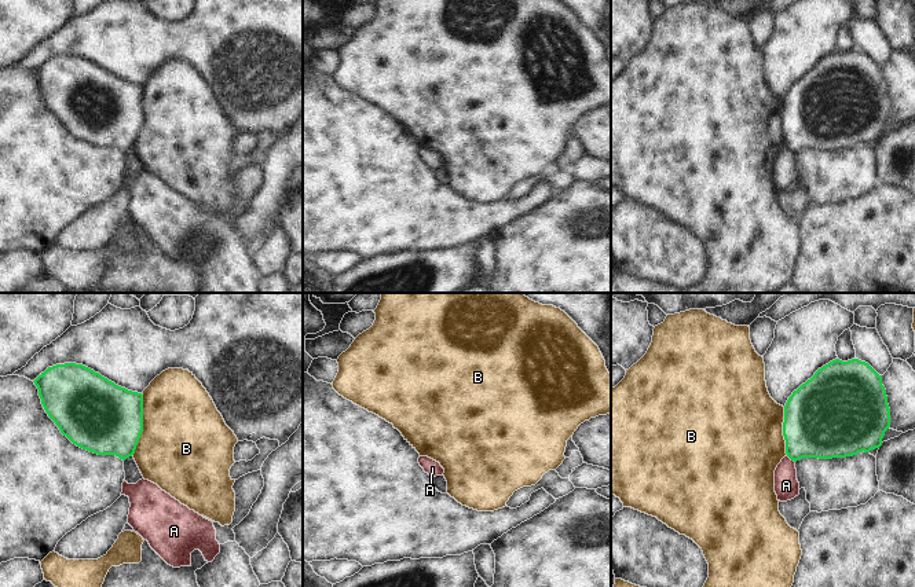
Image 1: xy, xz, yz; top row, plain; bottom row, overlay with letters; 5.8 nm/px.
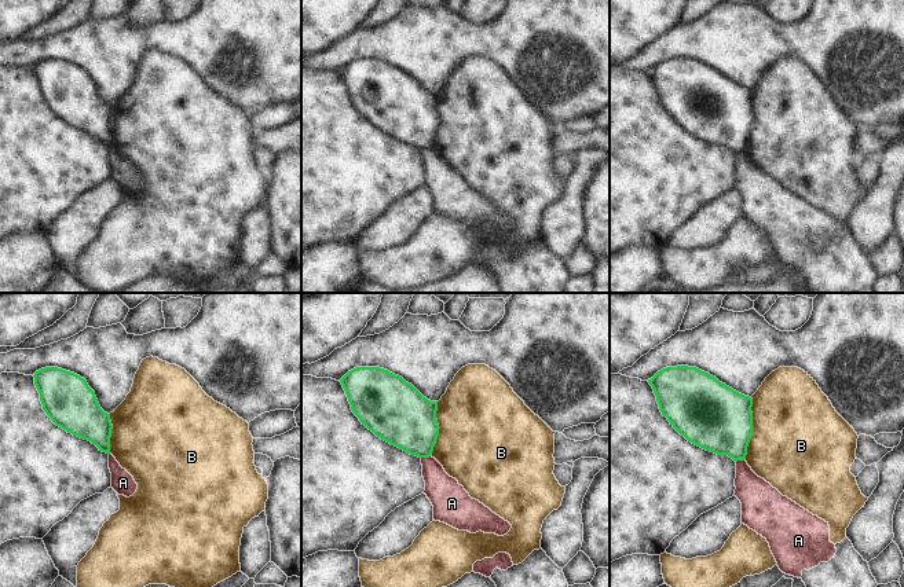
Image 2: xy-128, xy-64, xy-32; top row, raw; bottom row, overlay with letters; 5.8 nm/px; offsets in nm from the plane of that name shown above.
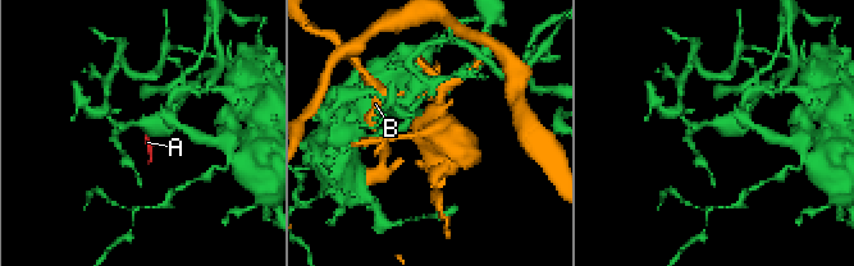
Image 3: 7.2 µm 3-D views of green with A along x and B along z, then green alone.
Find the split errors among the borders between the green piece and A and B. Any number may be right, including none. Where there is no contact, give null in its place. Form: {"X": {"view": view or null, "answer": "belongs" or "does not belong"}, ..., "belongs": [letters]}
{"A": {"view": "yz", "answer": "does not belong"}, "B": {"view": "xy", "answer": "does not belong"}, "belongs": []}

